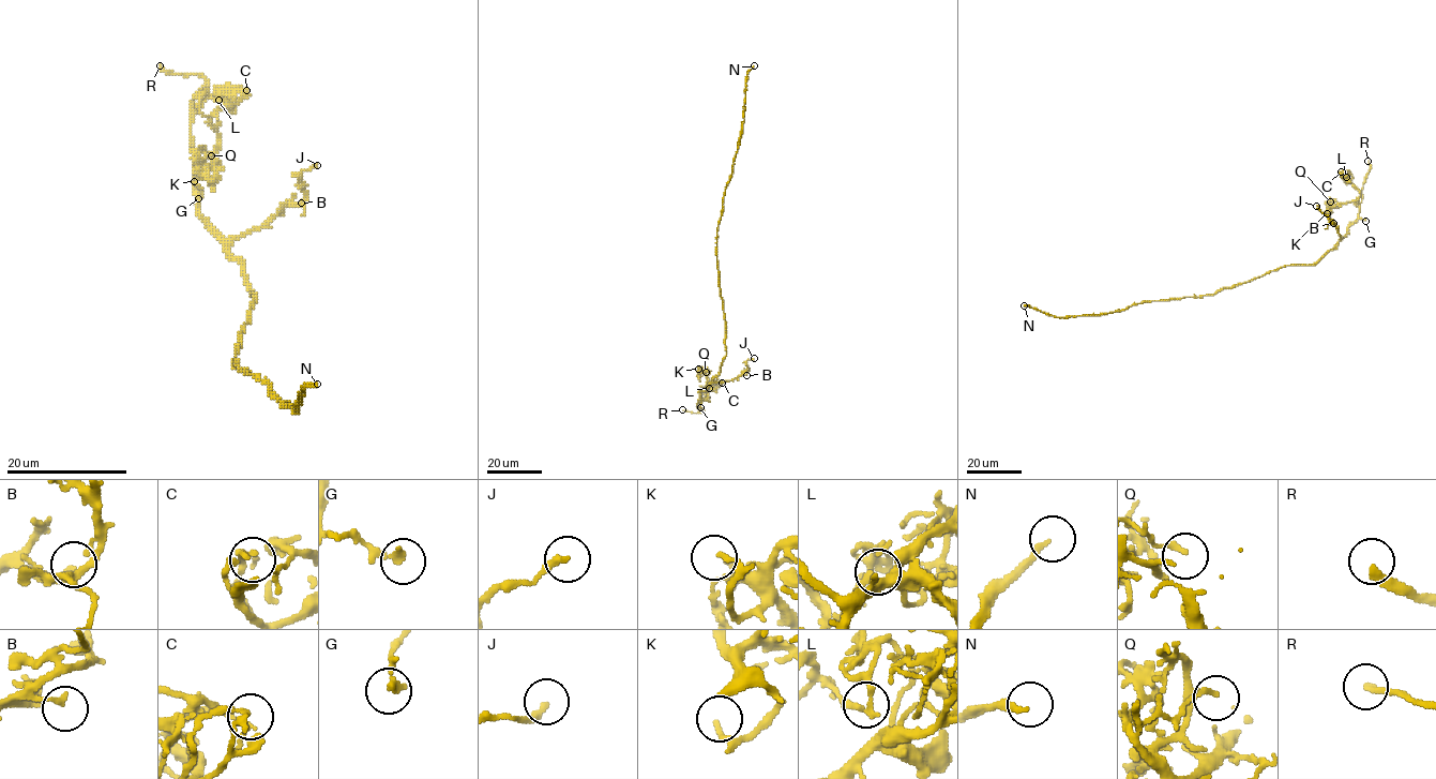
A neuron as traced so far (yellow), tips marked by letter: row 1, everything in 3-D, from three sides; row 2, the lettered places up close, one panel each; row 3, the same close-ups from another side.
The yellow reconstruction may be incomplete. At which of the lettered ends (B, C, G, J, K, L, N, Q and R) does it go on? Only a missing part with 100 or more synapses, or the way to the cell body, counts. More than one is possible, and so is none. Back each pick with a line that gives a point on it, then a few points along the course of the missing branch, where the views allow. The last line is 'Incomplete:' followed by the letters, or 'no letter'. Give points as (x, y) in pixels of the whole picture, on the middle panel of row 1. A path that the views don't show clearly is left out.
N: place (754, 65)
R: place (682, 409); course (682, 409), (674, 395)
Incomplete: N, R

